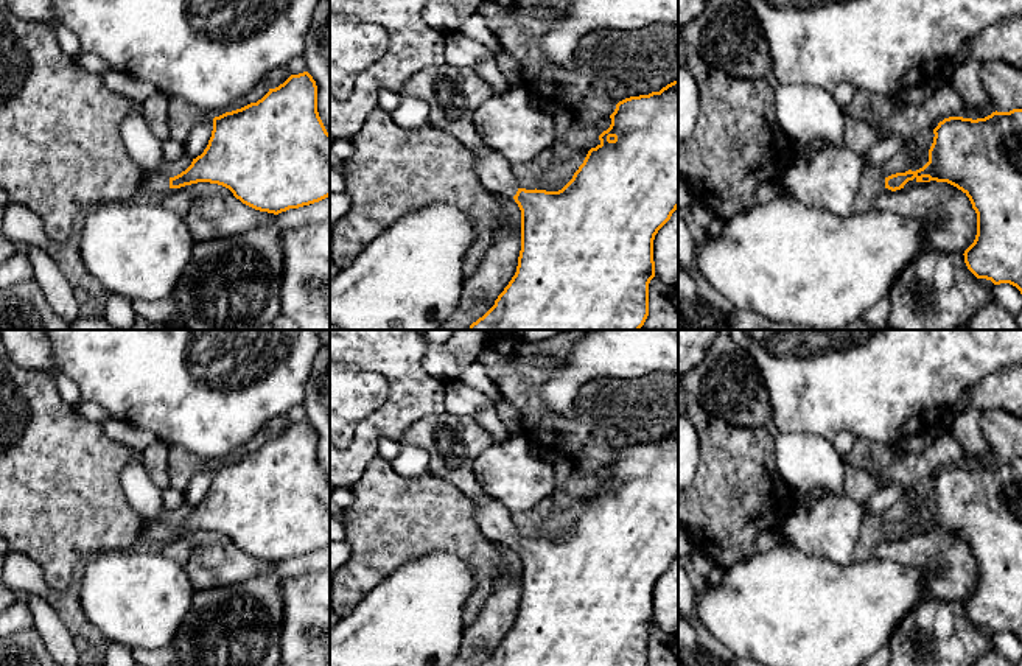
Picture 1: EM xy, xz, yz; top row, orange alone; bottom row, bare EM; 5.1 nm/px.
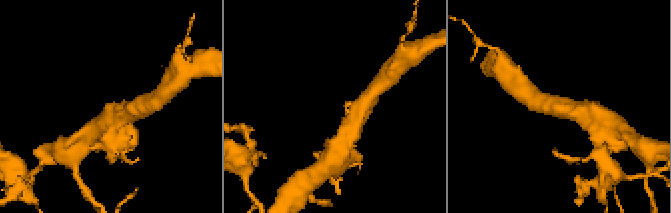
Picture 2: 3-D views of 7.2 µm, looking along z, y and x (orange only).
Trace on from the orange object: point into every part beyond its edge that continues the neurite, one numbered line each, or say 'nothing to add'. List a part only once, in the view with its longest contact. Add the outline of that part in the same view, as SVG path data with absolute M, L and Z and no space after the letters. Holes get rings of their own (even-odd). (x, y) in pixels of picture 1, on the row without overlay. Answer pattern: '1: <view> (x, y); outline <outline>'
1: xy (143, 495); outline M142 459L124 467L121 484L129 504L143 518L137 546L149 548L152 543L165 542L170 537L170 526L160 518L162 490L151 481Z

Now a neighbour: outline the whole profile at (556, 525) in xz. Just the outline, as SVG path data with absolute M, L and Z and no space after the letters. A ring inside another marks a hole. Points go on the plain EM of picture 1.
M600 489L588 492L585 496L579 498L571 507L555 512L552 510L540 524L537 531L537 538L558 540L562 538L583 512L588 500L600 493Z

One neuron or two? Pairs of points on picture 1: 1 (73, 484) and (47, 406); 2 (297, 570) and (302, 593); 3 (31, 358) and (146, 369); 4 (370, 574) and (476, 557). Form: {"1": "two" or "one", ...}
{"1": "one", "2": "two", "3": "two", "4": "one"}

